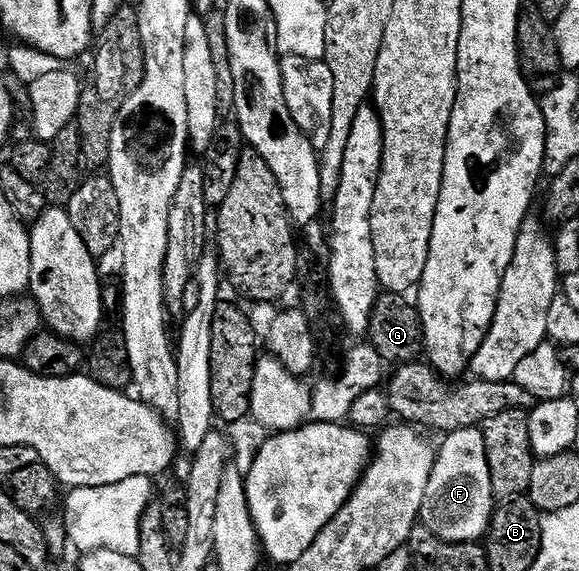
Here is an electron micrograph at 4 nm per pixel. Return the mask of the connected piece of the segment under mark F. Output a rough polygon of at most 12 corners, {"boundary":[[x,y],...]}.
{"boundary":[[476,426],[438,444],[422,526],[479,543],[497,496]]}

